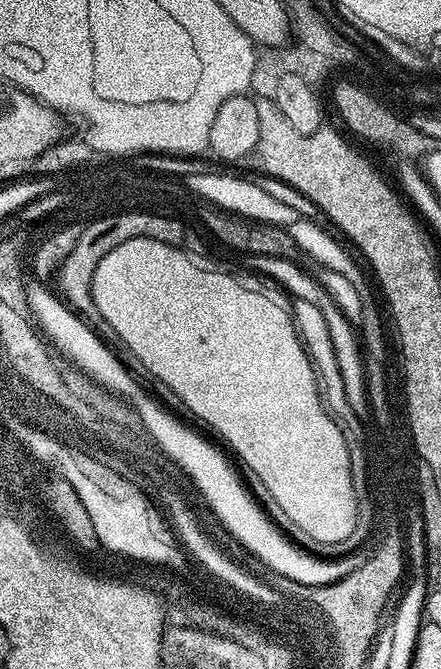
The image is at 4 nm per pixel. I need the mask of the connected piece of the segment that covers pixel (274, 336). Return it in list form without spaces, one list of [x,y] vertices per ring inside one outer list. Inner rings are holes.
[[[130,238],[122,242],[122,246],[114,246],[114,250],[110,250],[110,254],[106,254],[94,270],[92,298],[94,306],[101,312],[103,323],[113,328],[121,336],[125,349],[137,356],[135,359],[139,364],[146,366],[144,376],[148,376],[152,384],[166,382],[166,386],[170,386],[170,390],[178,394],[176,408],[194,410],[192,420],[196,420],[196,424],[210,422],[210,426],[214,426],[214,430],[218,430],[218,434],[222,434],[222,438],[226,438],[229,446],[244,459],[246,466],[250,466],[250,470],[254,470],[254,474],[262,478],[266,490],[274,494],[278,506],[286,510],[294,526],[302,526],[308,532],[334,543],[350,537],[350,532],[355,529],[356,524],[357,493],[351,482],[348,446],[343,440],[343,434],[339,432],[336,421],[324,406],[316,383],[316,372],[312,369],[312,361],[309,360],[308,353],[304,351],[304,346],[300,342],[296,325],[288,328],[290,320],[284,320],[284,312],[280,312],[280,308],[272,308],[268,300],[260,300],[260,296],[252,296],[252,292],[240,292],[240,288],[236,288],[232,280],[224,280],[224,276],[208,276],[208,272],[196,272],[196,268],[192,268],[192,264],[184,260],[184,256],[176,256],[174,246],[166,246],[166,242],[154,242],[154,238]]]

